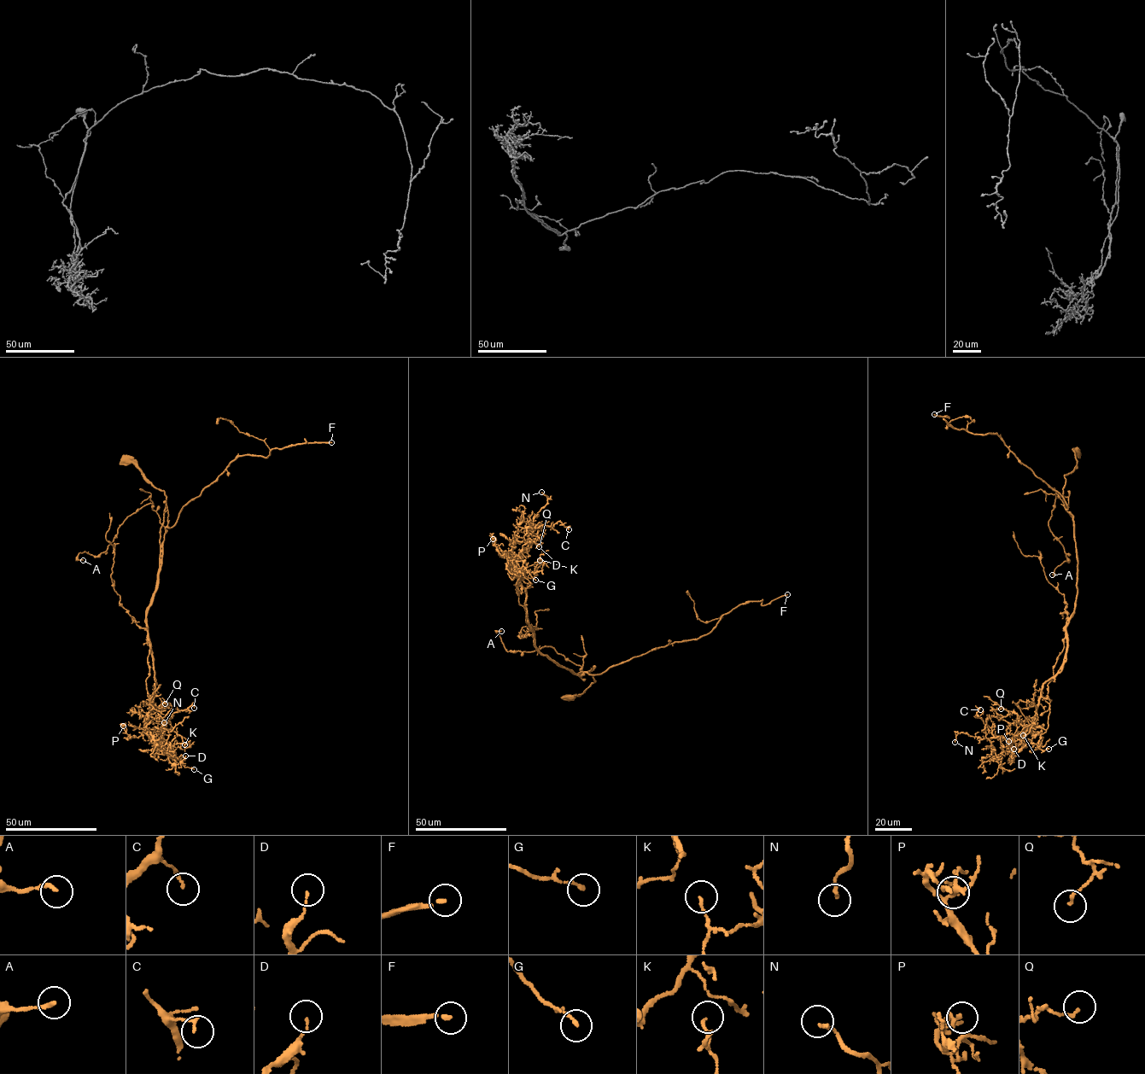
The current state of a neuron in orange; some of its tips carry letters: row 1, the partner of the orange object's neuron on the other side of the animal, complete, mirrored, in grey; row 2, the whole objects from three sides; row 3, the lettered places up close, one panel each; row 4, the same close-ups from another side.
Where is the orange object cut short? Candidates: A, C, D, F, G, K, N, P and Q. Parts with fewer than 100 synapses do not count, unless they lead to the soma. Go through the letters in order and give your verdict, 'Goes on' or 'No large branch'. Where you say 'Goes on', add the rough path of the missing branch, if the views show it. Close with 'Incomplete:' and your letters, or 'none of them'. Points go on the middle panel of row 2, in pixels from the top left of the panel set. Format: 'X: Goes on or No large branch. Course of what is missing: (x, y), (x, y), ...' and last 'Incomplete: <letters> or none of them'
A: No large branch
C: No large branch
D: No large branch
F: Goes on
G: No large branch
K: No large branch
N: No large branch
P: No large branch
Q: No large branch
Incomplete: F

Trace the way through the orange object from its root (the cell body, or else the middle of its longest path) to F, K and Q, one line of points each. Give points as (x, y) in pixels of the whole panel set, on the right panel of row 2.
F: (1077, 452), (1063, 493), (1076, 548), (1064, 499), (996, 433), (972, 434), (949, 424), (948, 416), (934, 414)
K: (1077, 452), (1063, 493), (1074, 613), (1041, 690), (1043, 726), (1023, 735)
Q: (1077, 452), (1063, 488), (1077, 570), (1063, 665), (1043, 685), (1031, 726), (1012, 712), (998, 715), (1001, 709)

